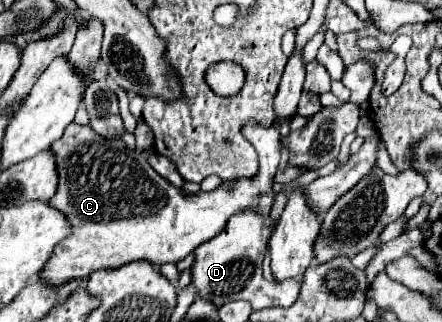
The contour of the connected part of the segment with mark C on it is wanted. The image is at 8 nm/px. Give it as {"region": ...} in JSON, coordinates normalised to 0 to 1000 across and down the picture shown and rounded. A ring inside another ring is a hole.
{"region":[[[566,373],[550,394],[550,419],[559,419],[559,438],[575,453],[588,497],[586,537],[572,556],[536,556],[527,568],[505,568],[495,587],[464,599],[450,593],[441,606],[419,606],[414,593],[382,575],[369,550],[360,550],[333,494],[310,475],[292,469],[292,457],[274,432],[247,432],[224,425],[201,388],[152,388],[143,425],[115,450],[115,469],[124,481],[129,537],[133,537],[133,575],[124,612],[111,624],[120,649],[133,649],[152,668],[161,686],[161,736],[133,748],[124,761],[124,786],[111,798],[106,823],[97,829],[97,848],[88,860],[102,885],[129,891],[147,873],[197,873],[206,848],[224,835],[265,835],[274,823],[287,823],[296,811],[342,811],[346,823],[369,817],[400,817],[428,786],[437,786],[455,755],[486,736],[514,693],[514,680],[559,643],[581,643],[590,661],[604,661],[618,637],[618,550],[631,512],[631,475],[636,475],[636,419],[622,388],[593,394],[579,376]]]}

